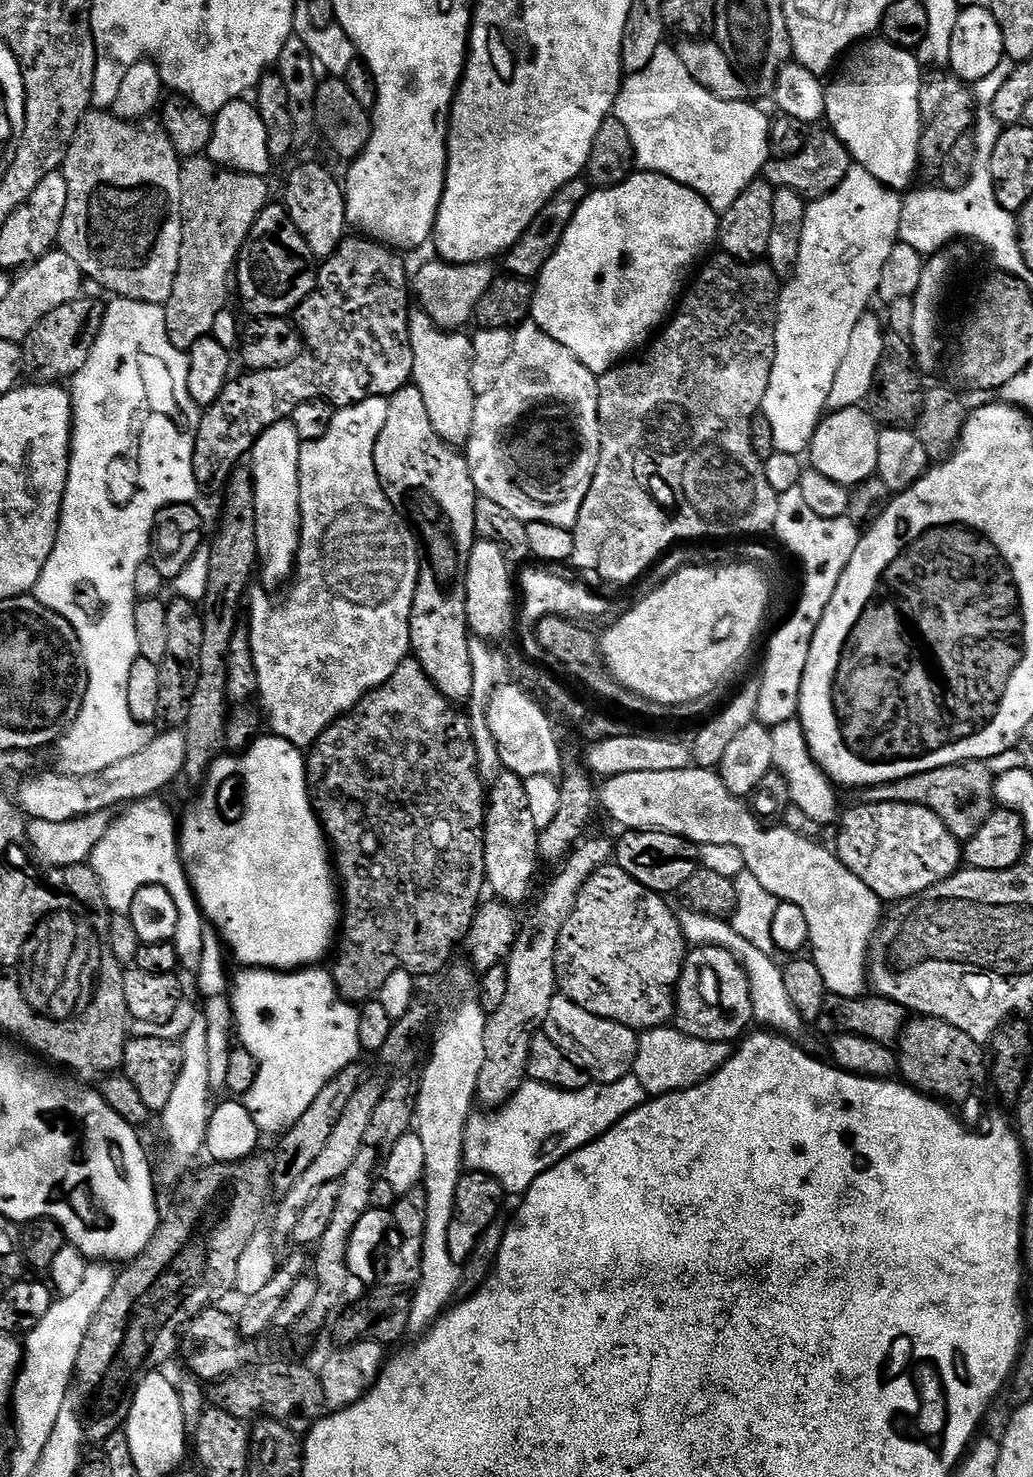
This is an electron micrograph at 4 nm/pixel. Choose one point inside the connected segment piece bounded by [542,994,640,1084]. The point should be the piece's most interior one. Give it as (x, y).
(607, 1050)

